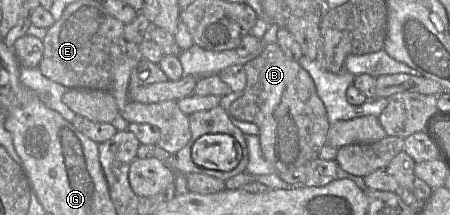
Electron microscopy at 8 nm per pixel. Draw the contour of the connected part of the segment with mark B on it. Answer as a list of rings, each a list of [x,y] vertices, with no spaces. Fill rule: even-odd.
[[[262,42],[261,53],[244,64],[244,70],[244,94],[230,105],[230,113],[237,120],[251,122],[259,128],[263,157],[274,171],[287,172],[318,158],[326,144],[330,123],[309,73],[288,58],[277,43],[262,45]]]

